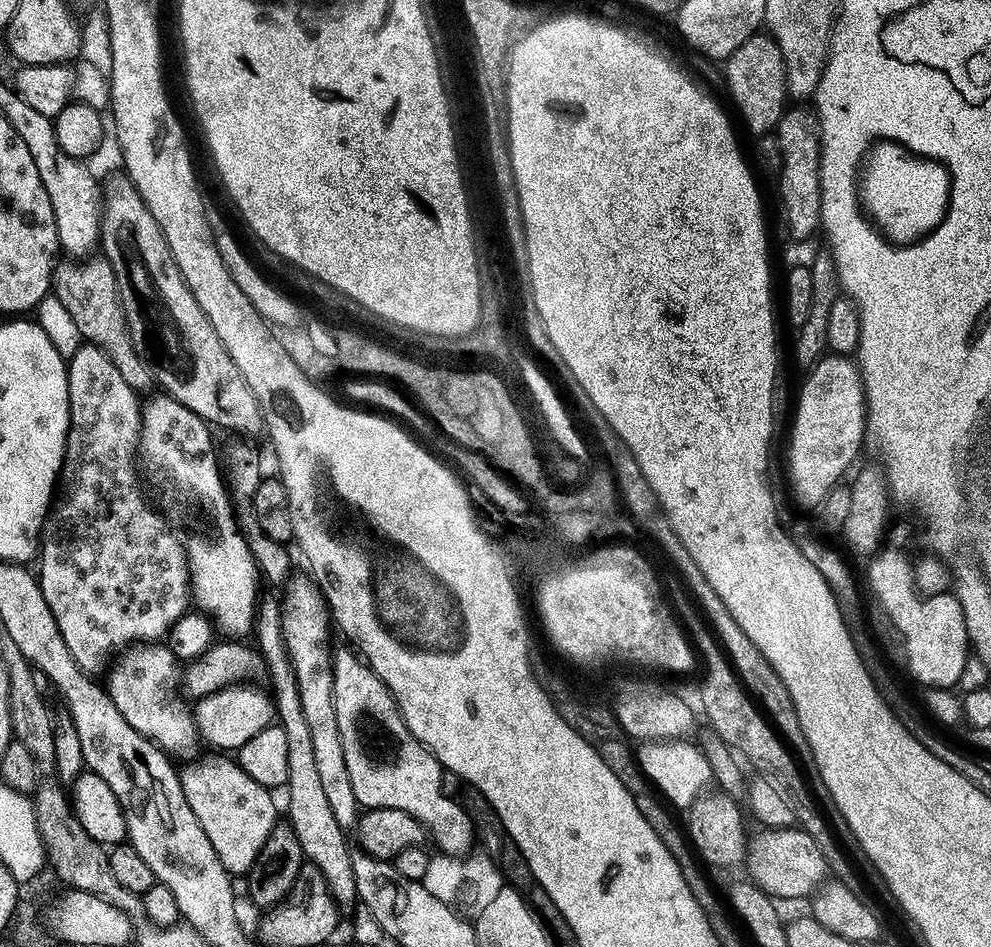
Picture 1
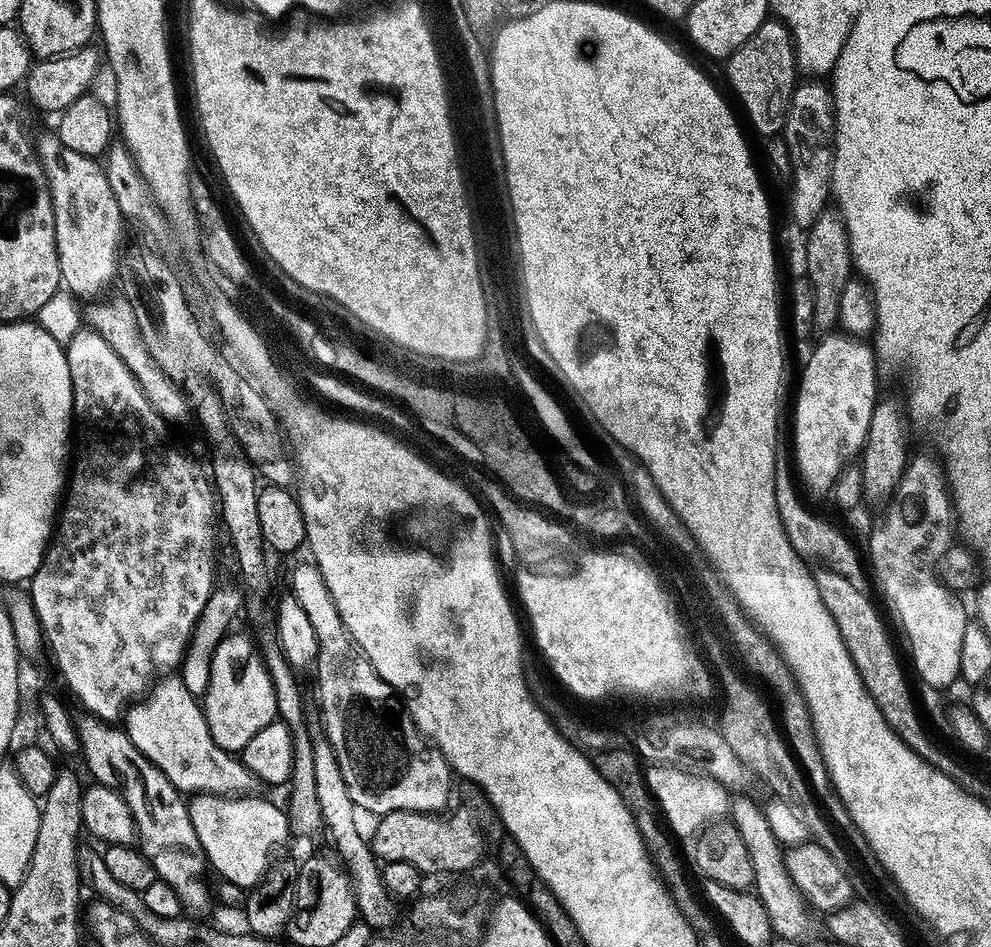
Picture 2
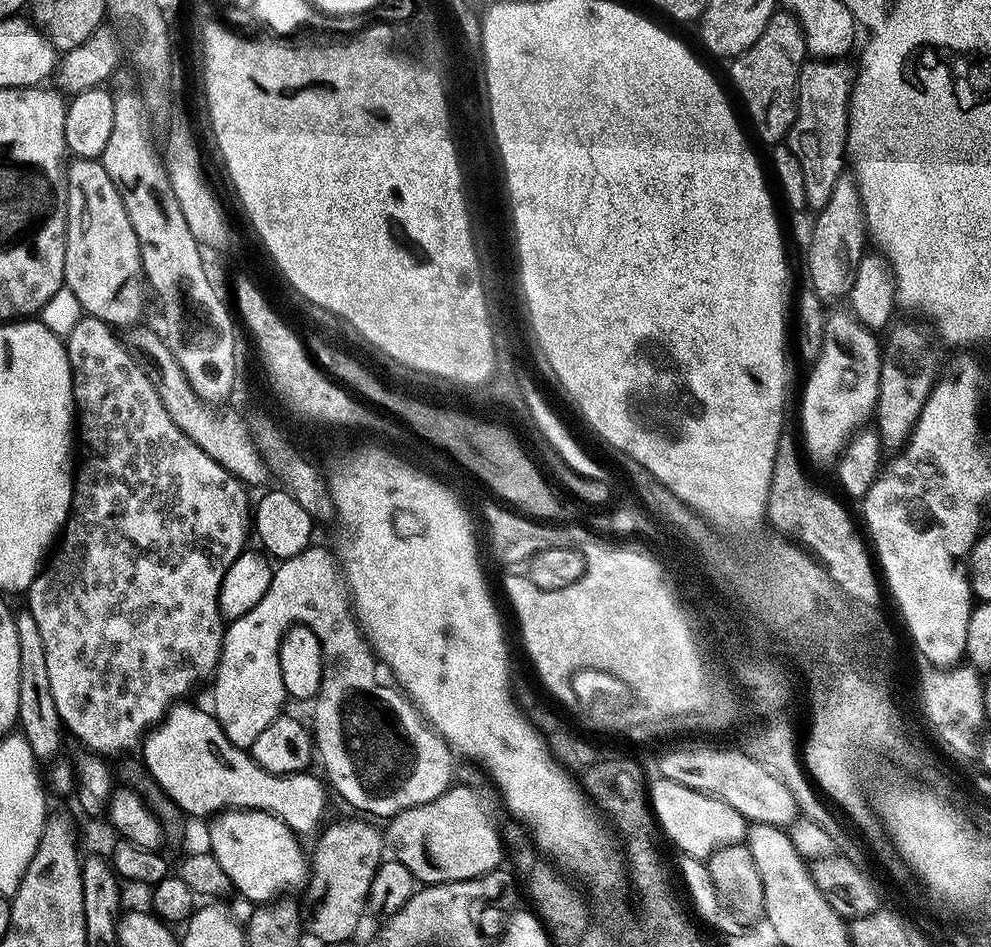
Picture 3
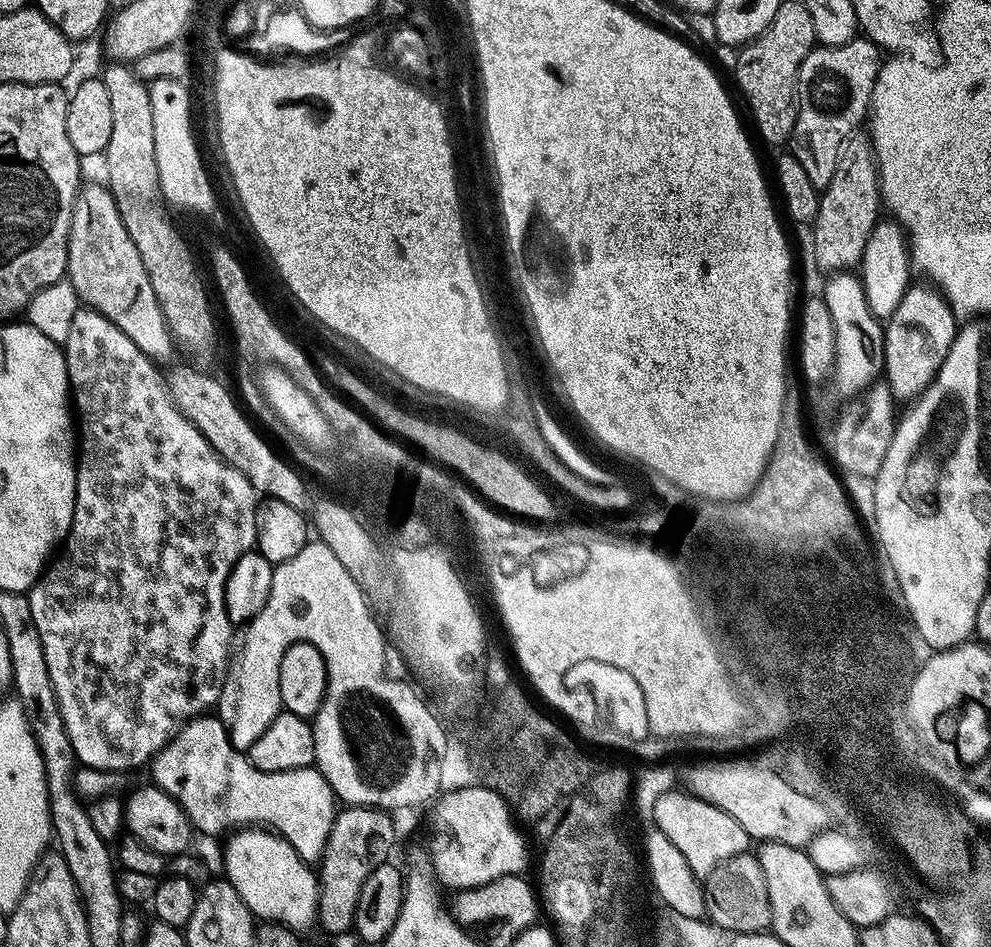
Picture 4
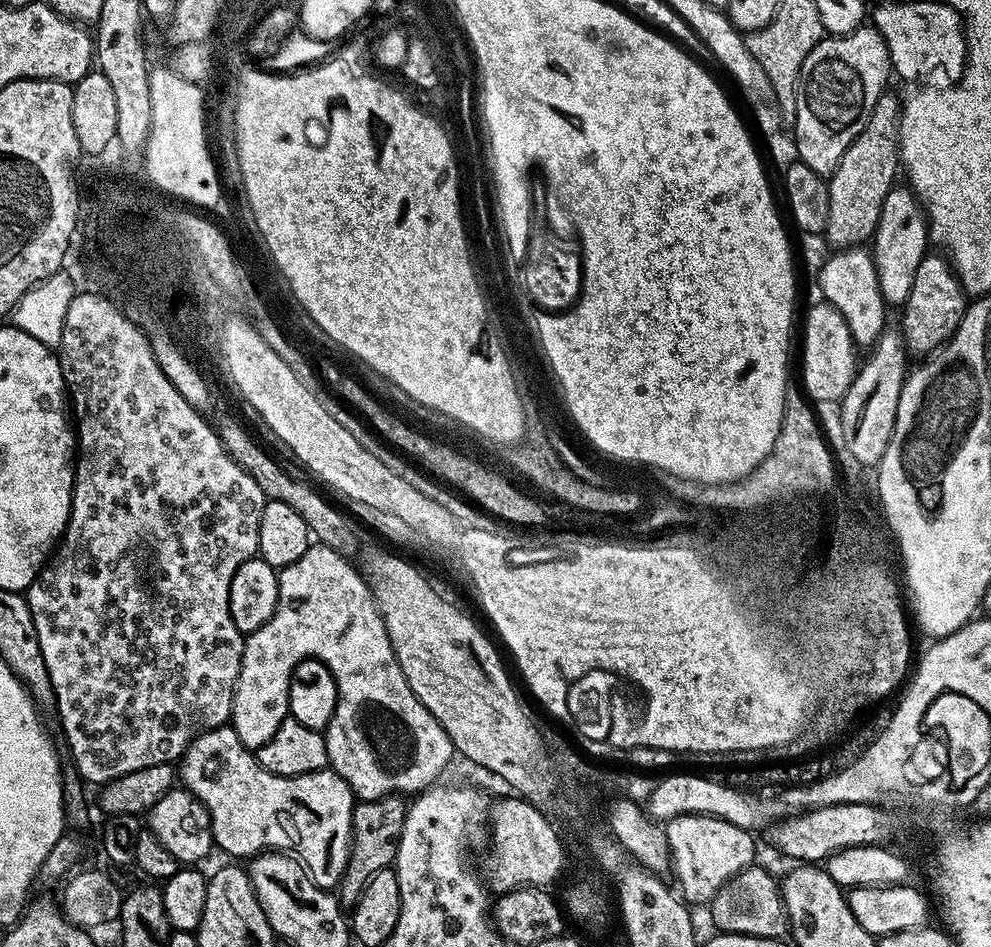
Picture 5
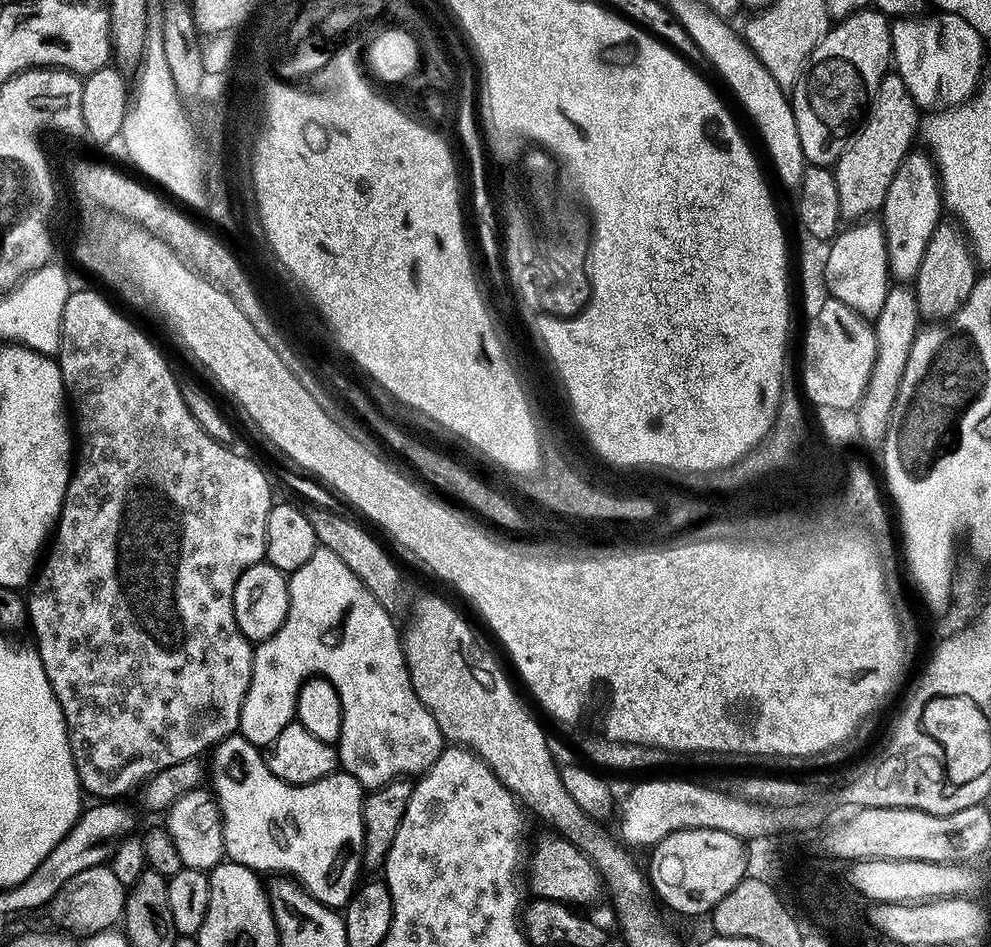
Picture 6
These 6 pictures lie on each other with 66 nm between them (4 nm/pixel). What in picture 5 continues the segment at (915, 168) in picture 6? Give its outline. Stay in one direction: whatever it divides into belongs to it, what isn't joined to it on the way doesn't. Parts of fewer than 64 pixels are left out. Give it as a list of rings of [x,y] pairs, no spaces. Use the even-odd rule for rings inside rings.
[[[894,186],[886,194],[886,198],[882,202],[882,214],[878,218],[876,234],[870,241],[870,255],[876,264],[876,277],[878,278],[880,294],[884,298],[885,305],[888,306],[892,306],[892,304],[896,304],[896,306],[903,305],[904,301],[908,299],[910,286],[914,286],[914,273],[917,272],[918,266],[924,261],[930,248],[925,213],[922,211],[915,195],[907,187],[904,187],[905,189],[900,187]]]

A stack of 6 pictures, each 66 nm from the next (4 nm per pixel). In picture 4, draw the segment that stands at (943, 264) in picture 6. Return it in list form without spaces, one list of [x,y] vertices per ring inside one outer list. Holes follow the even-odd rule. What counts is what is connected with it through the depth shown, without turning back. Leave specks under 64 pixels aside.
[[[928,282],[913,283],[898,302],[898,310],[884,324],[884,366],[893,401],[911,402],[921,396],[942,366],[950,346],[956,341],[958,317],[940,289]]]

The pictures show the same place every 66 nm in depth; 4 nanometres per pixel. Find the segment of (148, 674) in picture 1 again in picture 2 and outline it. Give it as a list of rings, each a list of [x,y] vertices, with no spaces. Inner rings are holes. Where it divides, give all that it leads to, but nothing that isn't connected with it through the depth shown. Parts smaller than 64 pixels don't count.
[[[165,674],[152,685],[139,702],[126,713],[126,731],[130,742],[146,754],[166,778],[183,794],[242,796],[253,791],[258,781],[243,759],[214,742],[204,717],[201,701],[190,694],[183,675]]]

